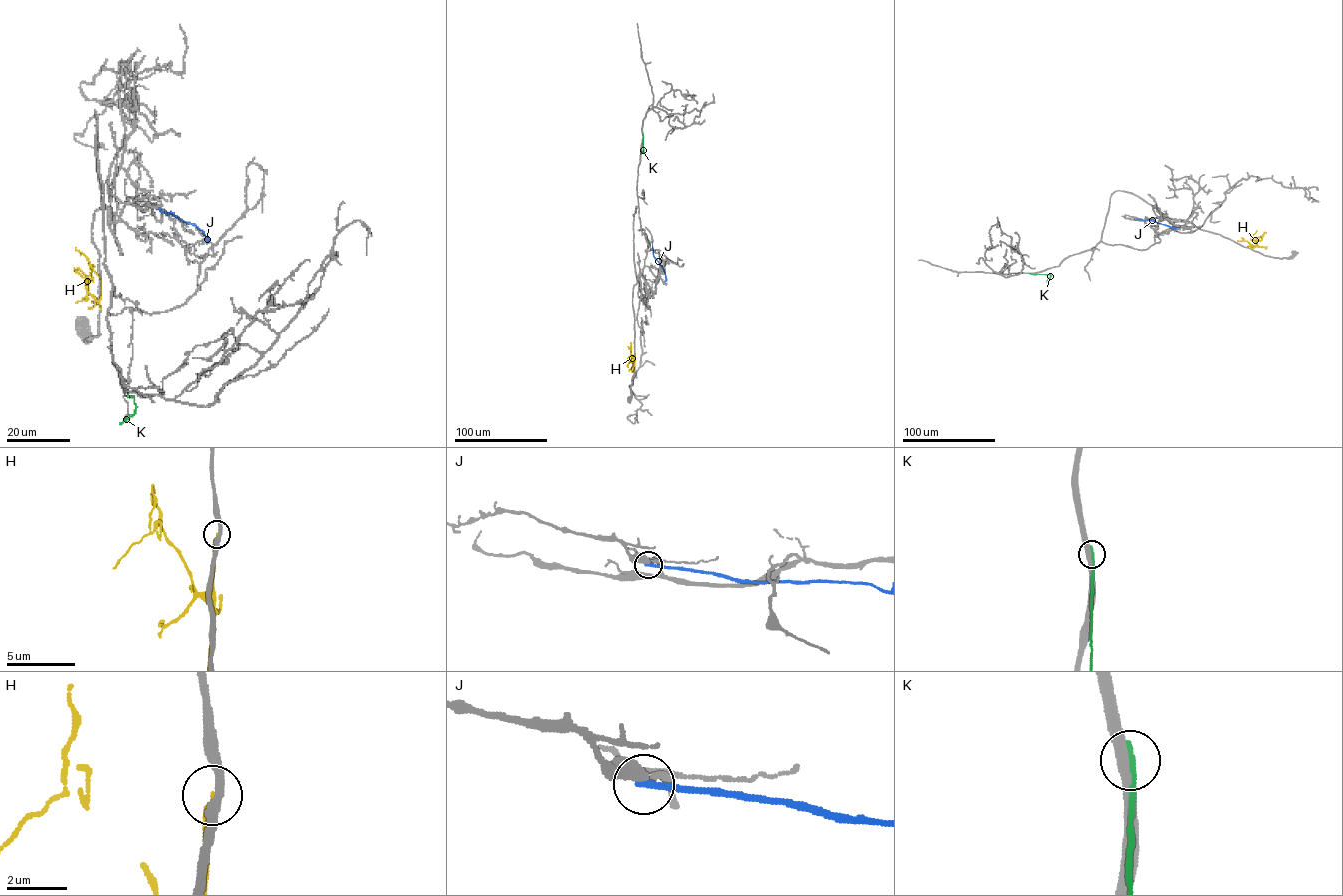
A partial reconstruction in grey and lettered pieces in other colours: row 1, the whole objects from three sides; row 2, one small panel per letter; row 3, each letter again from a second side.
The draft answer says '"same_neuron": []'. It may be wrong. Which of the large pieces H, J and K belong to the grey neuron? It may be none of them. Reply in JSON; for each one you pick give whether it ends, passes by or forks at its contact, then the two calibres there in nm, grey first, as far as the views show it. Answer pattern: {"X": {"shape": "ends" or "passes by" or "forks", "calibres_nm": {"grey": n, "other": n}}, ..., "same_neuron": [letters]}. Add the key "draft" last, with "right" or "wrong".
{"same_neuron": [], "draft": "right"}

